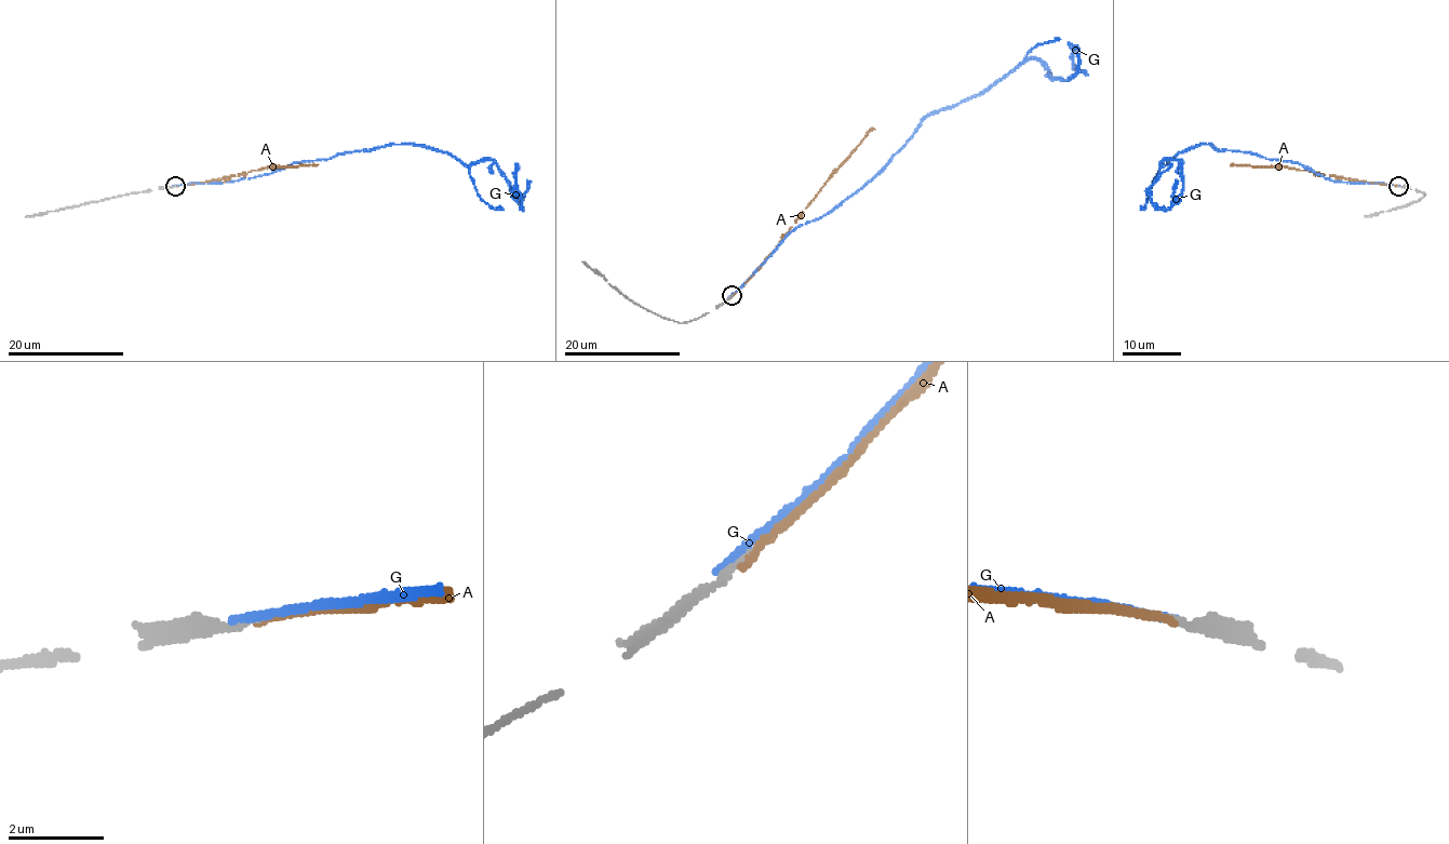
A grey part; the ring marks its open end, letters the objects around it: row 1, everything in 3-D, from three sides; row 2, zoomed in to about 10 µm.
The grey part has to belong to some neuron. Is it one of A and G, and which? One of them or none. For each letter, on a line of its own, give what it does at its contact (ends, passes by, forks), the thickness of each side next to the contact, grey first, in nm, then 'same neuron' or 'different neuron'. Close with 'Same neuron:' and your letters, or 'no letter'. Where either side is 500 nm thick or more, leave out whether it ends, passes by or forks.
A: it ends; calibres 150 and 160 nm; same neuron
G: it ends; calibres 180 and 160 nm; different neuron
Same neuron: A

